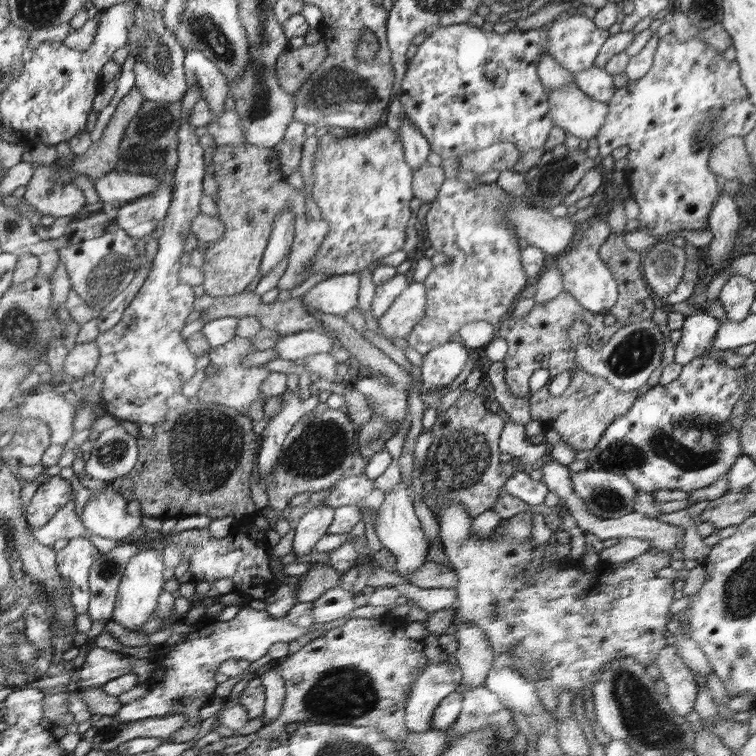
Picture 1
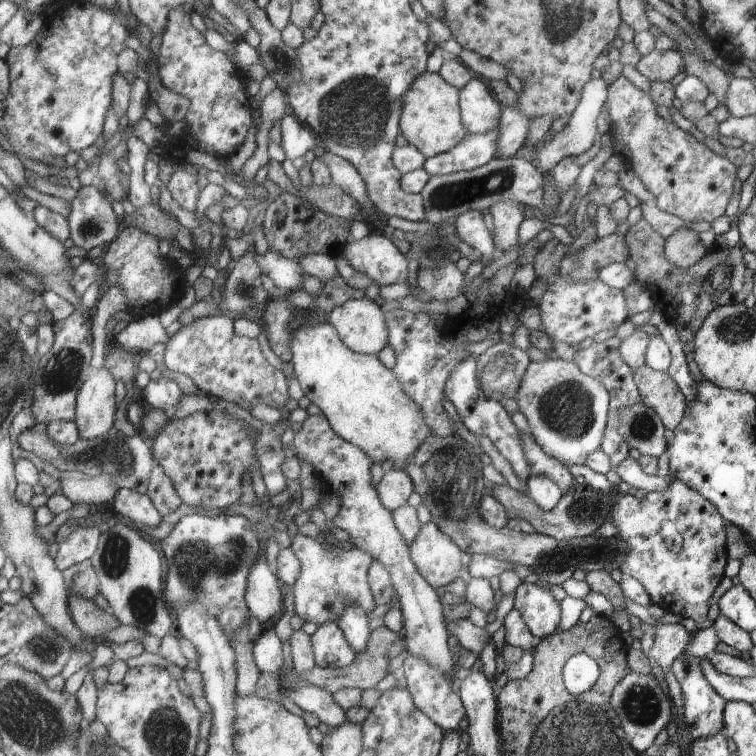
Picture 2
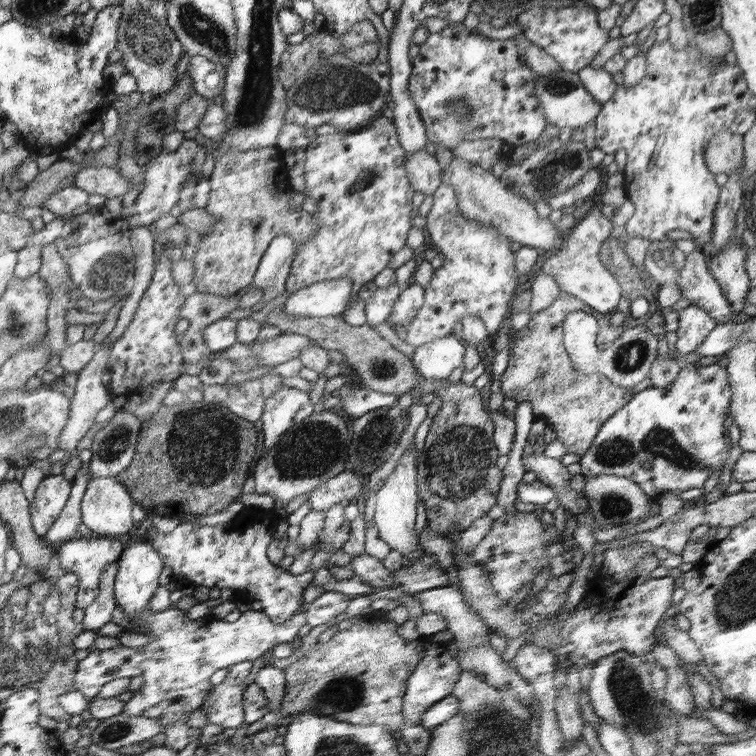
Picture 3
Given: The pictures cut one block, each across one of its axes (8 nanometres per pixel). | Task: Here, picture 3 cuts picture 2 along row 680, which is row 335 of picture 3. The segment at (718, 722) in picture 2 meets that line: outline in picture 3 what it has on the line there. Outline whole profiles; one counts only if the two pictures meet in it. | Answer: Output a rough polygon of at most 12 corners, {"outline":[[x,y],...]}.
{"outline":[[706,309],[679,310],[678,340],[682,355],[698,352],[717,321]]}

